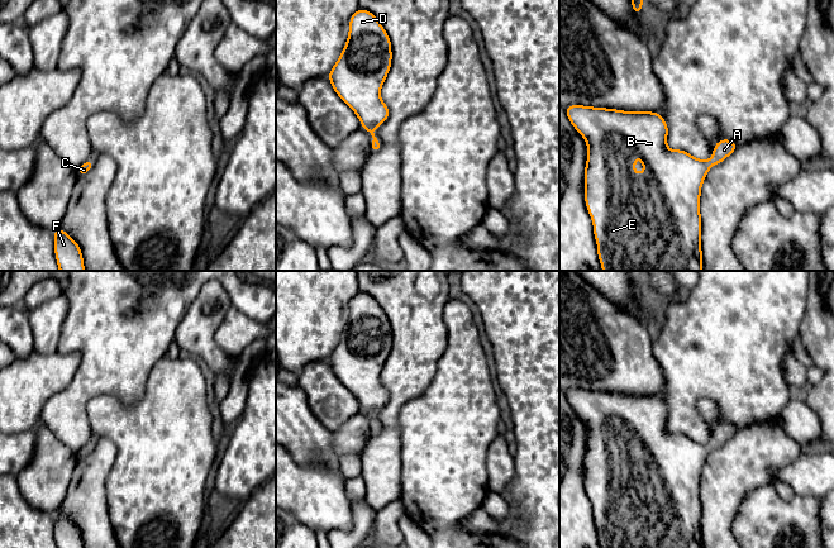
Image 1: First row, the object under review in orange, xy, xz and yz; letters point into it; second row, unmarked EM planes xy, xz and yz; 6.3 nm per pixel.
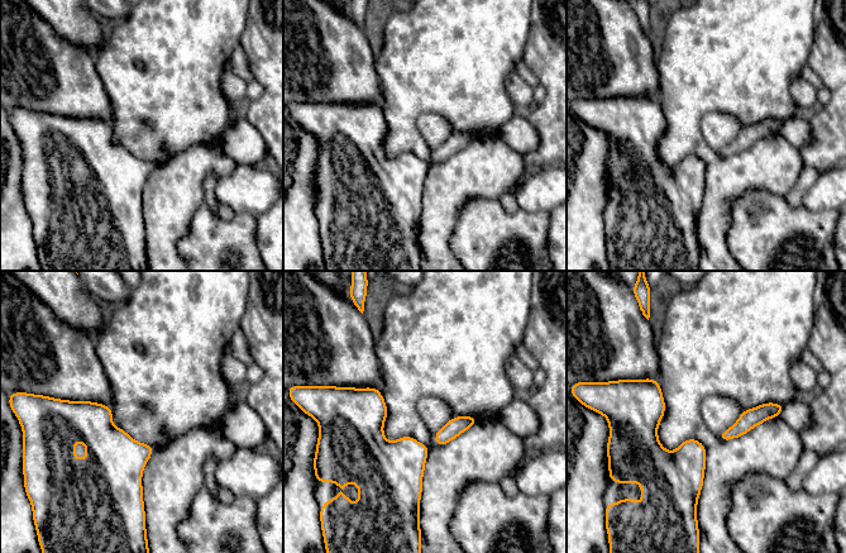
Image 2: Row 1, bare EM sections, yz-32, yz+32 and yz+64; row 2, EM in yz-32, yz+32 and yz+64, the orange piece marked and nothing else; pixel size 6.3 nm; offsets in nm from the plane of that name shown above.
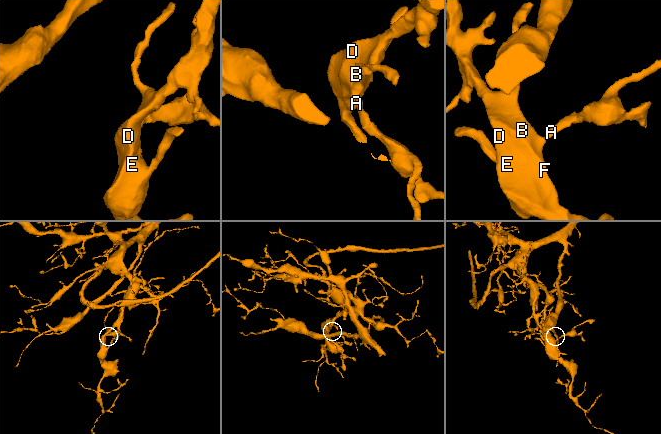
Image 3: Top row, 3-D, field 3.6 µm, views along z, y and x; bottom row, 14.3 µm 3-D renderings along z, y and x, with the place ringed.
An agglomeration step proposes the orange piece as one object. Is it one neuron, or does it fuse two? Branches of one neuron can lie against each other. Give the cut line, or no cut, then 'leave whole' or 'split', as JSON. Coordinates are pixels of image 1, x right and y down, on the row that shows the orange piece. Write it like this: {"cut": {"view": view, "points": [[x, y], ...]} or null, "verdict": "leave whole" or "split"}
{"cut": null, "verdict": "leave whole"}

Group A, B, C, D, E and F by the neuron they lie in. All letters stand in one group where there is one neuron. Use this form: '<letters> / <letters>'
A B C D E F

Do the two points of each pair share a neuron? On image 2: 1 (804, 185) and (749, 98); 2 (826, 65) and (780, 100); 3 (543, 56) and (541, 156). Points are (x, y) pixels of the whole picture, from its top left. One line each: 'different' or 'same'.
1: different
2: different
3: same

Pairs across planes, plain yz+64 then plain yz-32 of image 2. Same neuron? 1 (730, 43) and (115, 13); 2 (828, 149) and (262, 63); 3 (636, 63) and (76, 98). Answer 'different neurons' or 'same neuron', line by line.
1: different neurons
2: same neuron
3: same neuron

